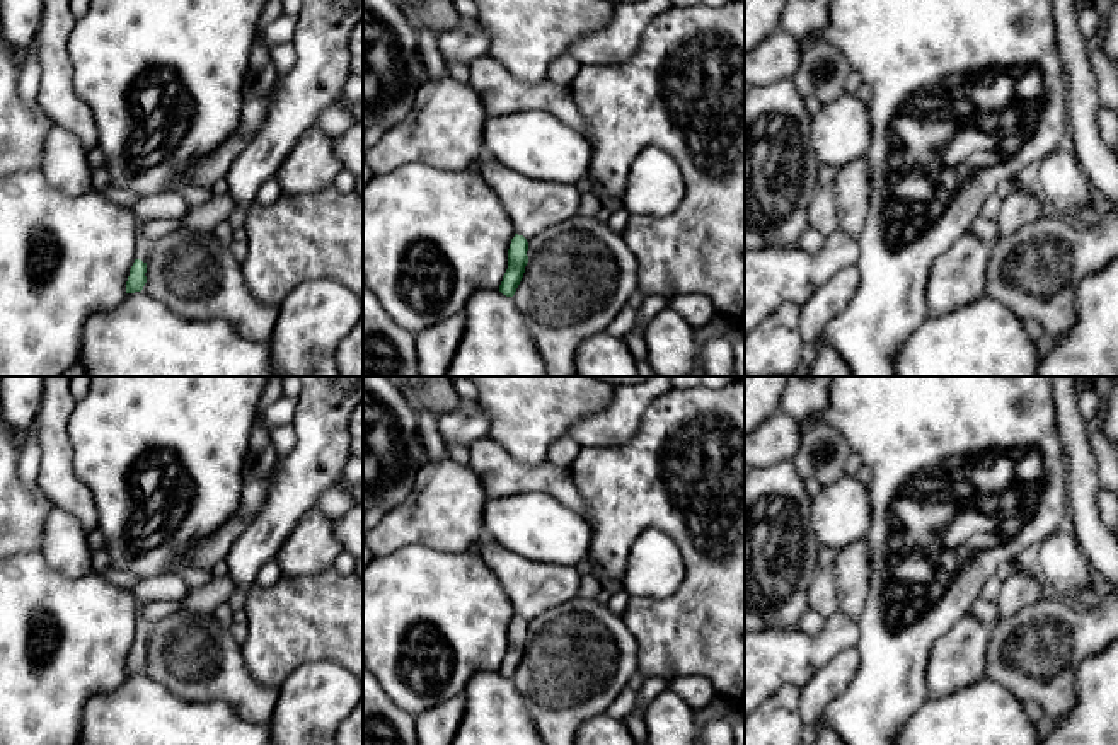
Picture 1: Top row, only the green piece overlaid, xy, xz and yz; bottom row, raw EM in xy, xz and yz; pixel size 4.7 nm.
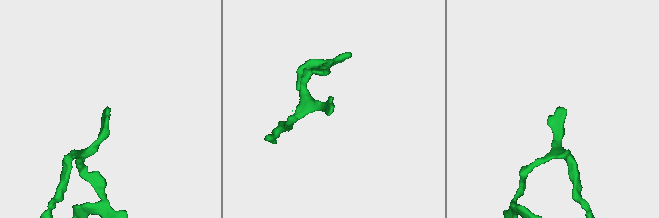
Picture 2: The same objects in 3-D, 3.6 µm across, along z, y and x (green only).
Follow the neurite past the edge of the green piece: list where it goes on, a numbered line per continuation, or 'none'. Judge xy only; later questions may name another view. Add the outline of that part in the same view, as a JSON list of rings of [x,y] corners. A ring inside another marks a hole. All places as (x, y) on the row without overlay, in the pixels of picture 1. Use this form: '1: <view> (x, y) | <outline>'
1: xy (142, 631) | [[[136,602],[136,627],[135,627],[135,641],[141,641],[143,644],[150,643],[150,624],[143,617],[145,602]]]

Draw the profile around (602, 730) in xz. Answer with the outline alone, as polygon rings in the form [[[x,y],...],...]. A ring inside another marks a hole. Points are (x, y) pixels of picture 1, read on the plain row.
[[[608,714],[595,716],[583,723],[576,735],[576,745],[637,745],[622,719]]]

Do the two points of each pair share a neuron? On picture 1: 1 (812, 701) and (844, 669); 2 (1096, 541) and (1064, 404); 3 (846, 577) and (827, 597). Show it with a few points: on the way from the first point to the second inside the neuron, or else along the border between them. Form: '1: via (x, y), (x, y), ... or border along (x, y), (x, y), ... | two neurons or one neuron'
1: via (820, 693), (835, 677) | one neuron
2: via (1083, 507), (1081, 459), (1074, 438) | one neuron
3: border along (829, 570), (835, 587), (837, 611) | two neurons

